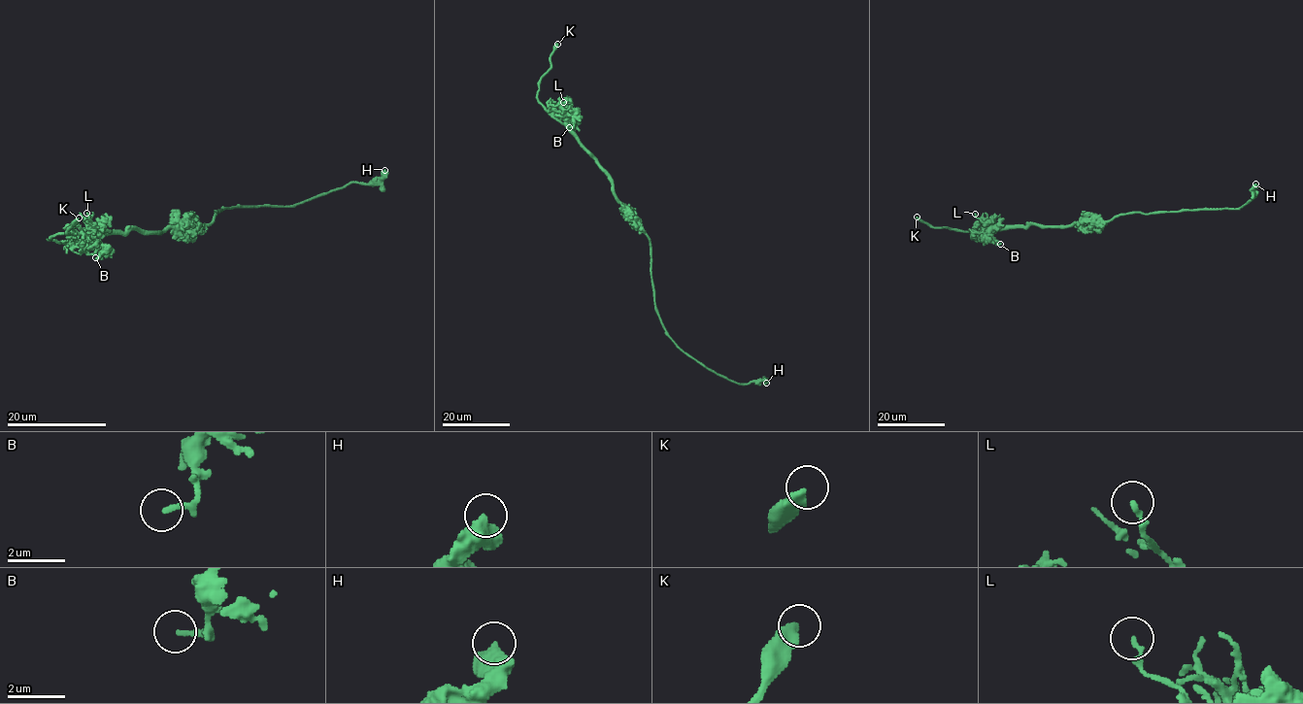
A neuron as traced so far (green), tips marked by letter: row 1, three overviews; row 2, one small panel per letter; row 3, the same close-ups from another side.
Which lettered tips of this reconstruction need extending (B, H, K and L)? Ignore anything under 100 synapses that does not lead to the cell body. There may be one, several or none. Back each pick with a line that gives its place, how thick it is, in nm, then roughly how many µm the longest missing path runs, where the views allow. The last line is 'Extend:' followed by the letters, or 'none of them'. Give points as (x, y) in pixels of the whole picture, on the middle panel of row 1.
K: (557, 44) | 380 nm | 60 µm
Extend: K

